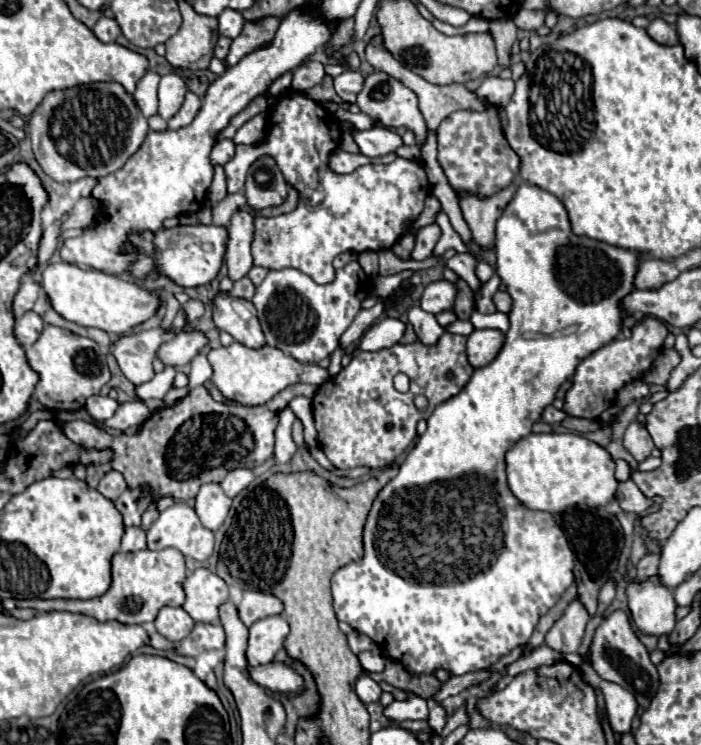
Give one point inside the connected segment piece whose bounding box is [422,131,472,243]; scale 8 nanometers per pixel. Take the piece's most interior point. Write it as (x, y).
(441, 188)

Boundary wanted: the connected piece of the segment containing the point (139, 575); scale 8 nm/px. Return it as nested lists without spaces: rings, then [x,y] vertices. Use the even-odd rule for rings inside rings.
[[[162,549],[162,551],[132,551],[132,553],[116,553],[112,557],[112,585],[110,589],[88,601],[74,599],[14,599],[2,601],[4,611],[15,608],[33,608],[36,611],[70,611],[94,617],[98,621],[120,621],[126,625],[132,623],[150,623],[156,619],[160,607],[180,607],[184,603],[182,581],[186,577],[184,555],[178,549]]]

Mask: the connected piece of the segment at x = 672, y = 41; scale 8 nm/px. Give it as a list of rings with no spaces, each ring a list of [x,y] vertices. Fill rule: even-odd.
[[[654,19],[650,25],[648,25],[648,35],[660,43],[660,45],[676,45],[678,43],[678,35],[676,35],[676,29],[674,25],[662,21],[662,19]]]

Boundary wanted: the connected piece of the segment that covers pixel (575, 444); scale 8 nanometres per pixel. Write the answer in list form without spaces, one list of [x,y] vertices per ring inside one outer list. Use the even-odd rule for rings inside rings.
[[[530,433],[522,437],[506,453],[506,475],[512,495],[526,509],[548,513],[606,505],[618,487],[610,453],[576,433]]]

